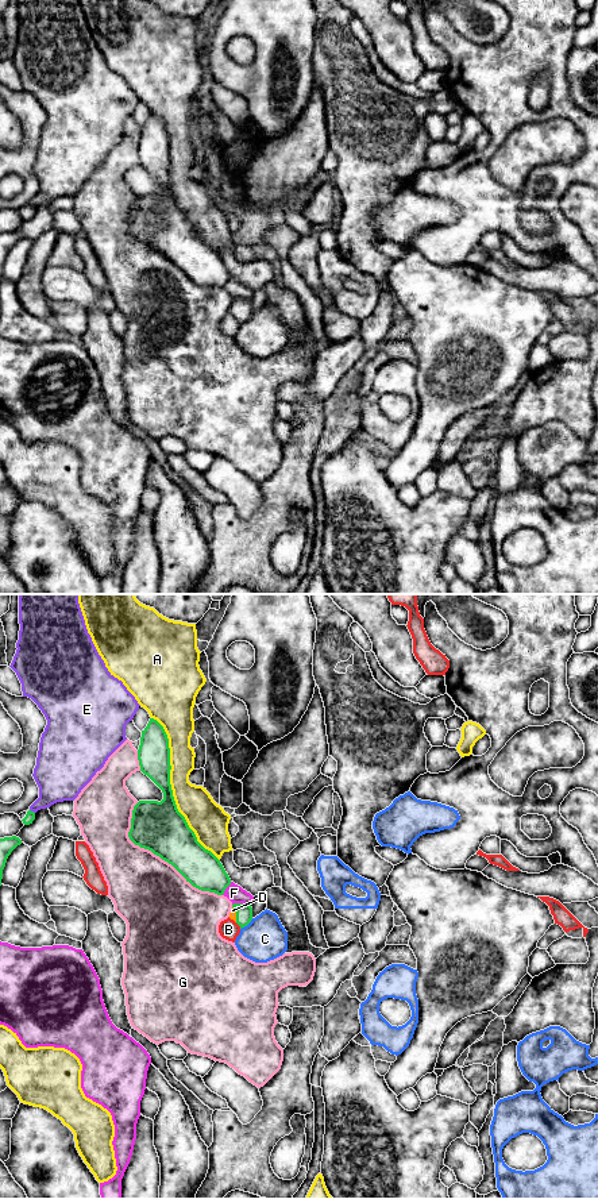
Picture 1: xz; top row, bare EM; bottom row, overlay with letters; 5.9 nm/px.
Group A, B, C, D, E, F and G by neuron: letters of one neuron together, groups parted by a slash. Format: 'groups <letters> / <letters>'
groups A / B / C / D / E / F / G

